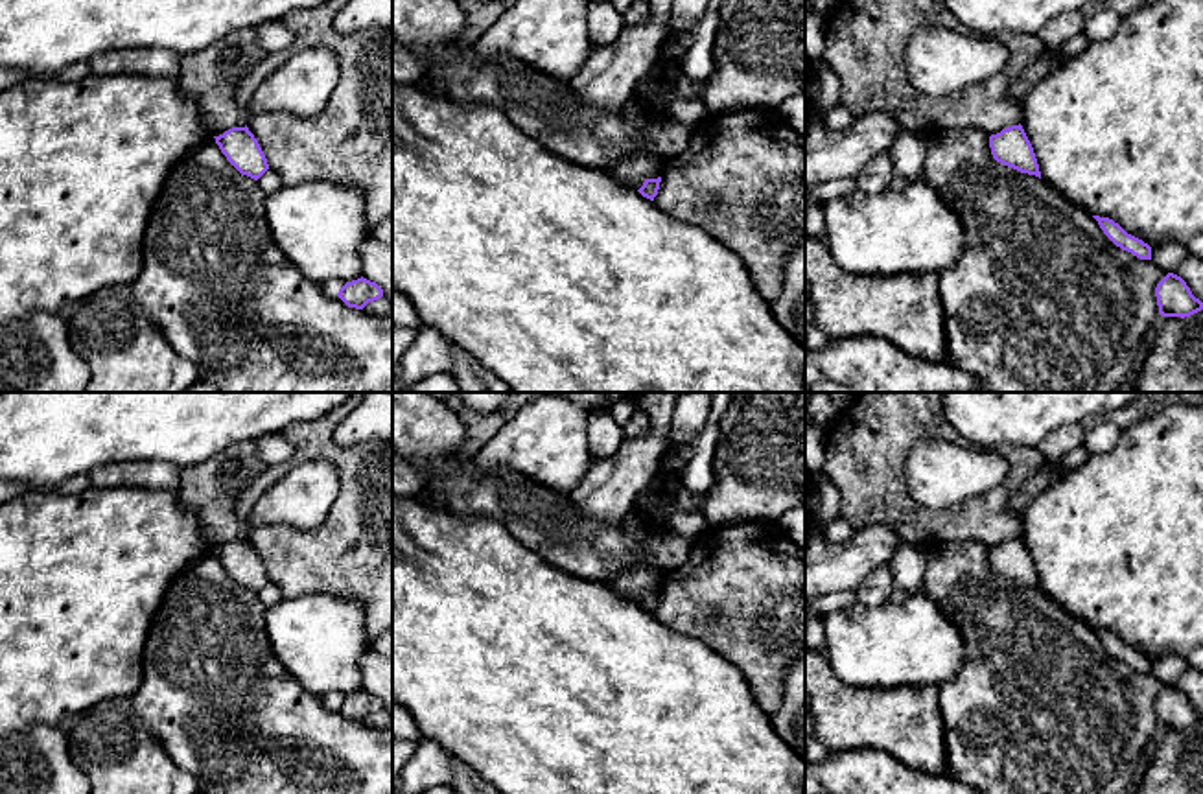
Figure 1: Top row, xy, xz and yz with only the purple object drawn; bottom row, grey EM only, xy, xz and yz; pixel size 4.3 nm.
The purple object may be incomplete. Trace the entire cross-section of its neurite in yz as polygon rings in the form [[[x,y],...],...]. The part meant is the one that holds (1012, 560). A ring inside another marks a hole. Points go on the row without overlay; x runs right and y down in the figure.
[[[1021,536],[991,547],[989,560],[997,575],[1041,591],[1034,560]]]

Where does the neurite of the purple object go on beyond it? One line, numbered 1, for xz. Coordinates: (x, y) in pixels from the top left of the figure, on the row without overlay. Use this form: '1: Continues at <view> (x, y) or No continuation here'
1: No continuation here

